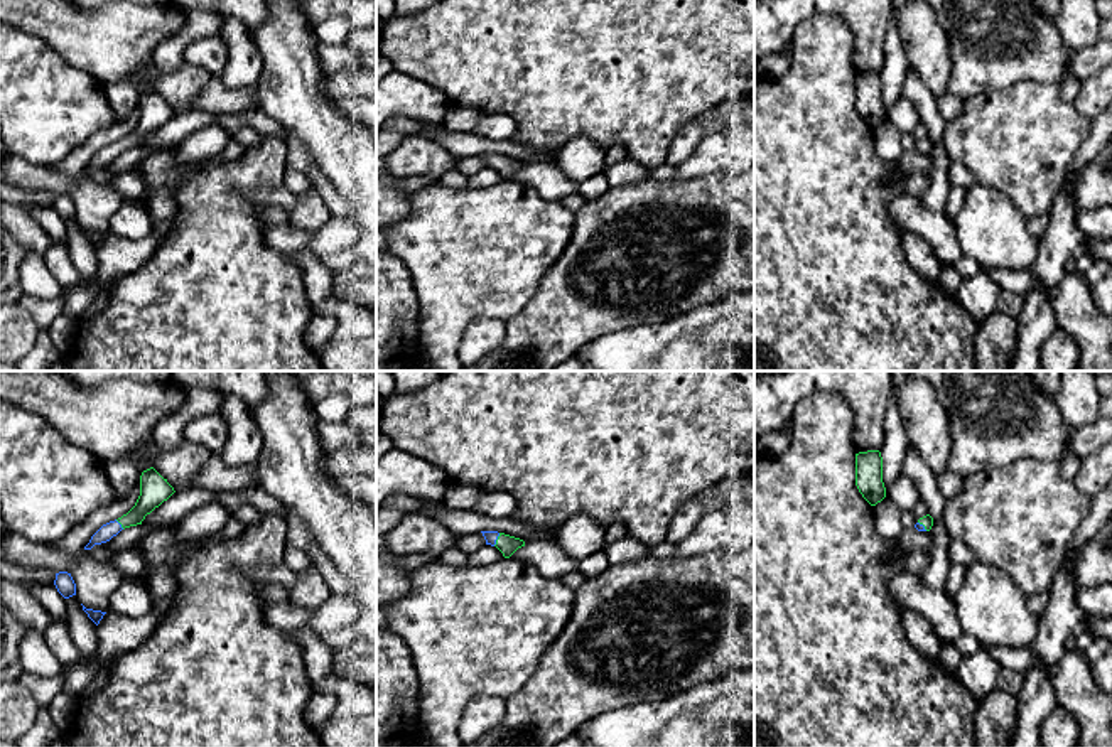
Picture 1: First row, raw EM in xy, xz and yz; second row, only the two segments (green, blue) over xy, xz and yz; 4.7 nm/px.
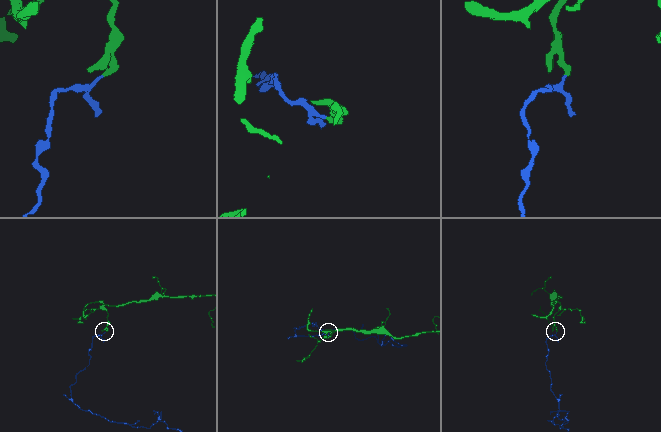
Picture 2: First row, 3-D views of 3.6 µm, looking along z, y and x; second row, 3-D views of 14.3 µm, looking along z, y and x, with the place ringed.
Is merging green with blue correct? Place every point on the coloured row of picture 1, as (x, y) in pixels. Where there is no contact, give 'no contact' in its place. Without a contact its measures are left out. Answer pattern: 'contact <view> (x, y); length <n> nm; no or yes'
contact xz (496, 540); length 70 nm; yes

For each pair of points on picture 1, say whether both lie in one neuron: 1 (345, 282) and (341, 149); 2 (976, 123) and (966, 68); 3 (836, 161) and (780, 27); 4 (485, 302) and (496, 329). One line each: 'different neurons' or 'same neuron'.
1: different neurons
2: different neurons
3: different neurons
4: different neurons

